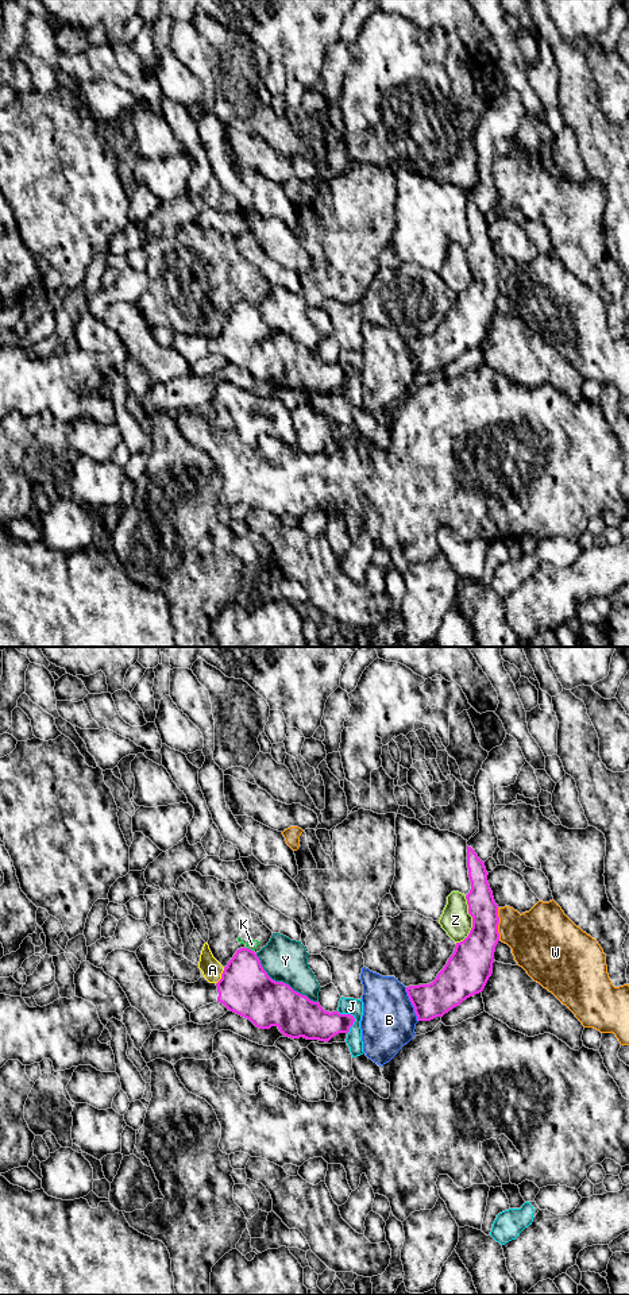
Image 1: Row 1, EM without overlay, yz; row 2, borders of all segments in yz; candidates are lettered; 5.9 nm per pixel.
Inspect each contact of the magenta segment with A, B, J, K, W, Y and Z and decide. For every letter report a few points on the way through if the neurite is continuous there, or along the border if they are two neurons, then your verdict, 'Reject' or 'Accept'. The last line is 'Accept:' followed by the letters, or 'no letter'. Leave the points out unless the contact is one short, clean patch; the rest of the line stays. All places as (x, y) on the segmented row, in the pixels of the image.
A: Boundary: yz (224, 967), (216, 983). Reject
B: Reject
J: Boundary: yz (338, 1010), (354, 1018), (354, 1024), (347, 1035). Reject
K: Reject
W: Reject
Y: Reject
Z: Boundary: yz (465, 895), (471, 929), (455, 943). Reject
Accept: no letter

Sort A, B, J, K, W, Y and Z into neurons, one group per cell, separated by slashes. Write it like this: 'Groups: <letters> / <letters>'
Groups: A K / B / J / W / Y / Z

